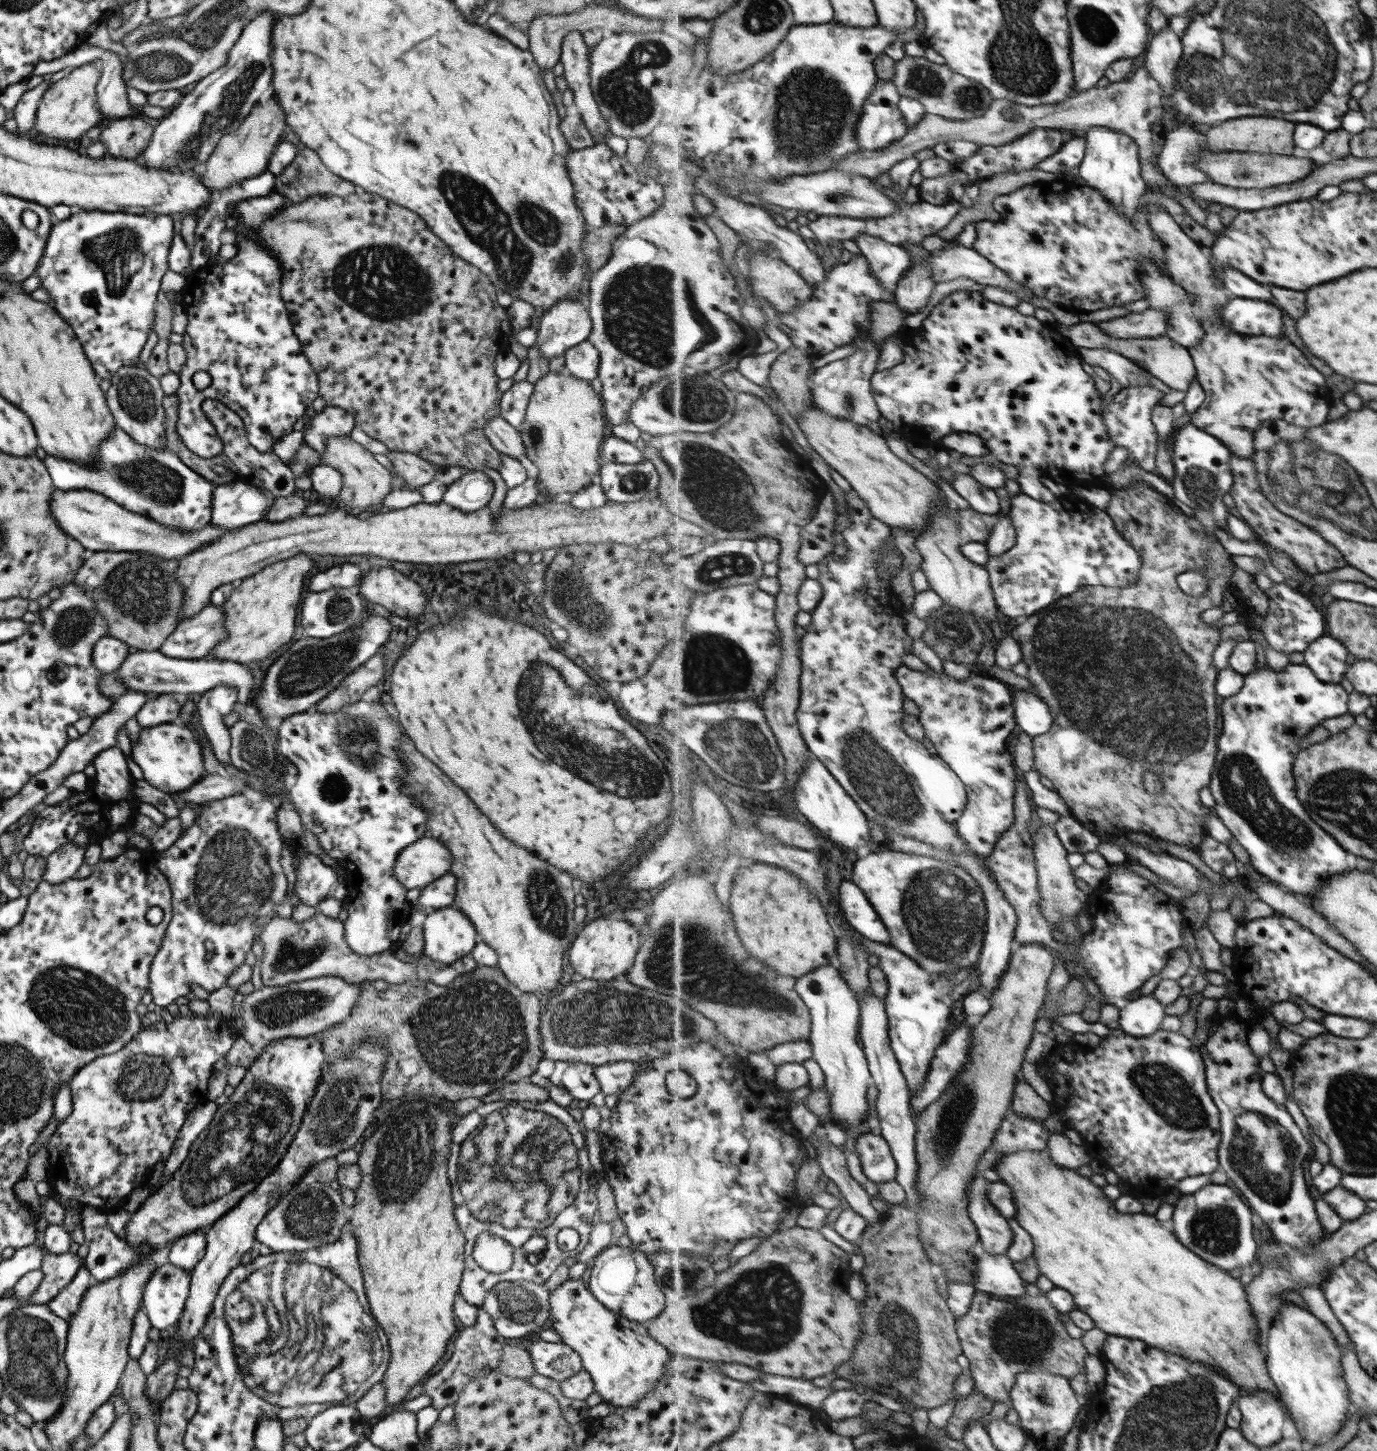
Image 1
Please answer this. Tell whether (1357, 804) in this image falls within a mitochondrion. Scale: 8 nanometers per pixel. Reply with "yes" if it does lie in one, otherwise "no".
yes

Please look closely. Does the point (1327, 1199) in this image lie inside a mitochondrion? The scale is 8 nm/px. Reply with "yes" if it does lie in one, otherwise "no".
no

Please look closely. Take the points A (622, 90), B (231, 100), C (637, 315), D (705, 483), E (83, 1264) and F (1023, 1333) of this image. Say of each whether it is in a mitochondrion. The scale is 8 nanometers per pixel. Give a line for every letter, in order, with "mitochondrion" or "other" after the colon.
A: mitochondrion
B: mitochondrion
C: mitochondrion
D: mitochondrion
E: other
F: mitochondrion

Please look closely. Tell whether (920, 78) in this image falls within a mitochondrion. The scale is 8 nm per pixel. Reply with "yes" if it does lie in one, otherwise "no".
yes

